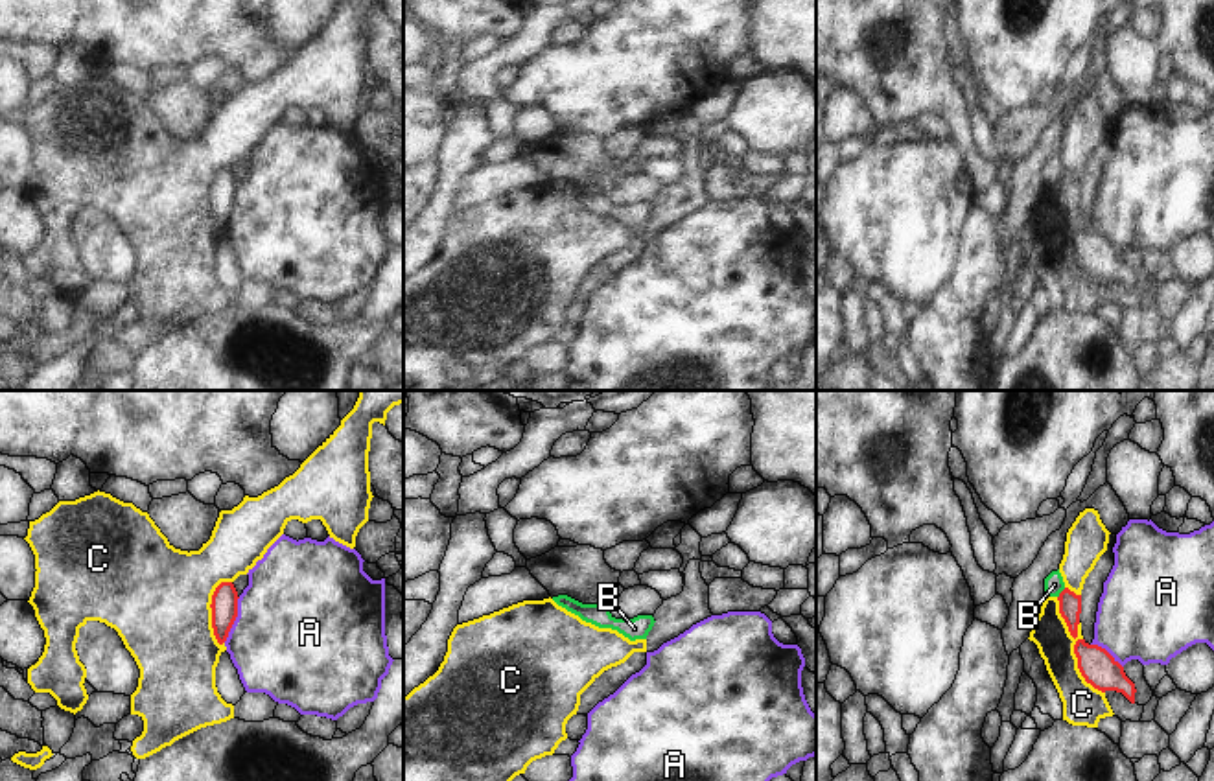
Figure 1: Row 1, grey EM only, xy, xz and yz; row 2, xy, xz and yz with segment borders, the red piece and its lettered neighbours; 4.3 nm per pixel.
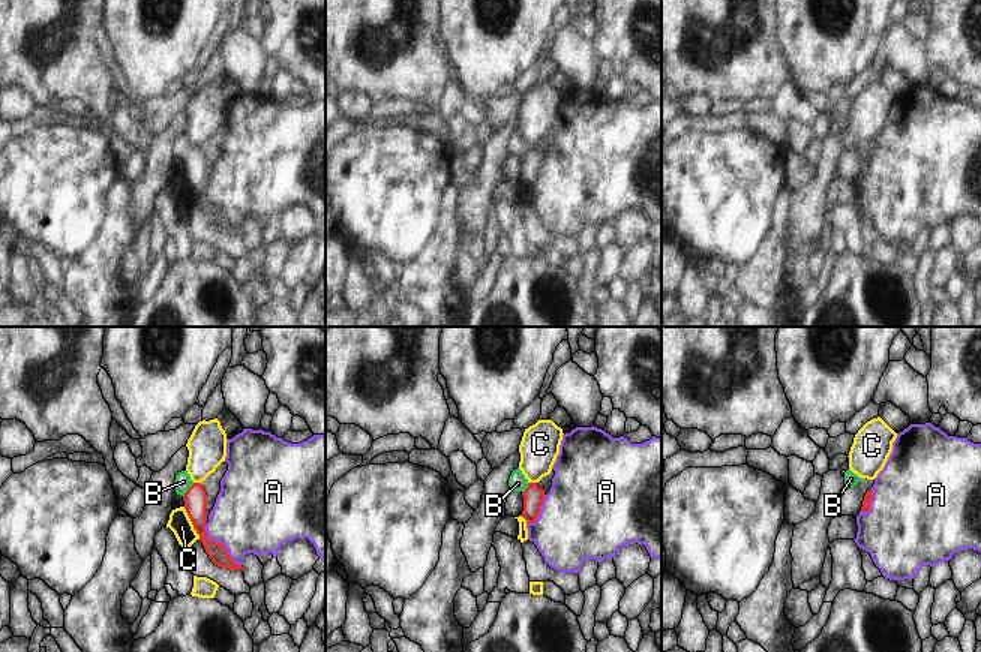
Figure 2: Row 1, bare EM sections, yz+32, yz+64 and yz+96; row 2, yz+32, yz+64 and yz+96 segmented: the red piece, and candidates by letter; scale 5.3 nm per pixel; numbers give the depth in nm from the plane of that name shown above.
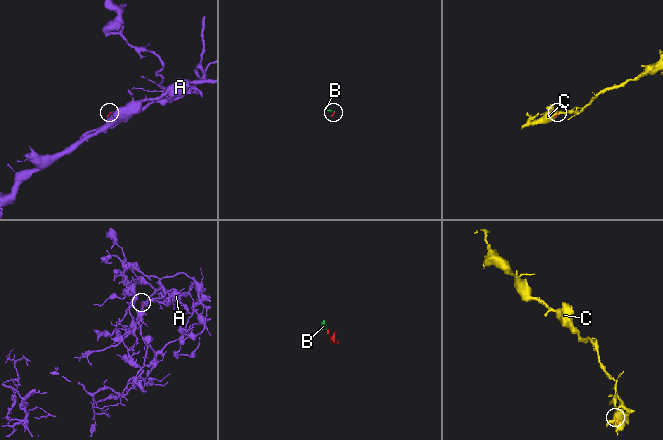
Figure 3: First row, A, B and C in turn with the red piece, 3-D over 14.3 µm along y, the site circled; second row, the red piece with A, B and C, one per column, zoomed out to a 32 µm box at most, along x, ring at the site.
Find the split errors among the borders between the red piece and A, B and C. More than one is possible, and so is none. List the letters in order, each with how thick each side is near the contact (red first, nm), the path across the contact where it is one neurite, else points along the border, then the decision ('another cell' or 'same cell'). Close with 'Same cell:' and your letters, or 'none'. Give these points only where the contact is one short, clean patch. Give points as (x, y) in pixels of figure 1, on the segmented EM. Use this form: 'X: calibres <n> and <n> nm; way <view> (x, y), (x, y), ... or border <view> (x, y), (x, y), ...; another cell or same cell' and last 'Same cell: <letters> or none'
A: calibres 110 and 500 nm; another cell
B: calibres 100 and 90 nm; way yz (1069, 603), (1060, 594), (1054, 584); same cell
C: calibres 160 and 180 nm; another cell
Same cell: B

